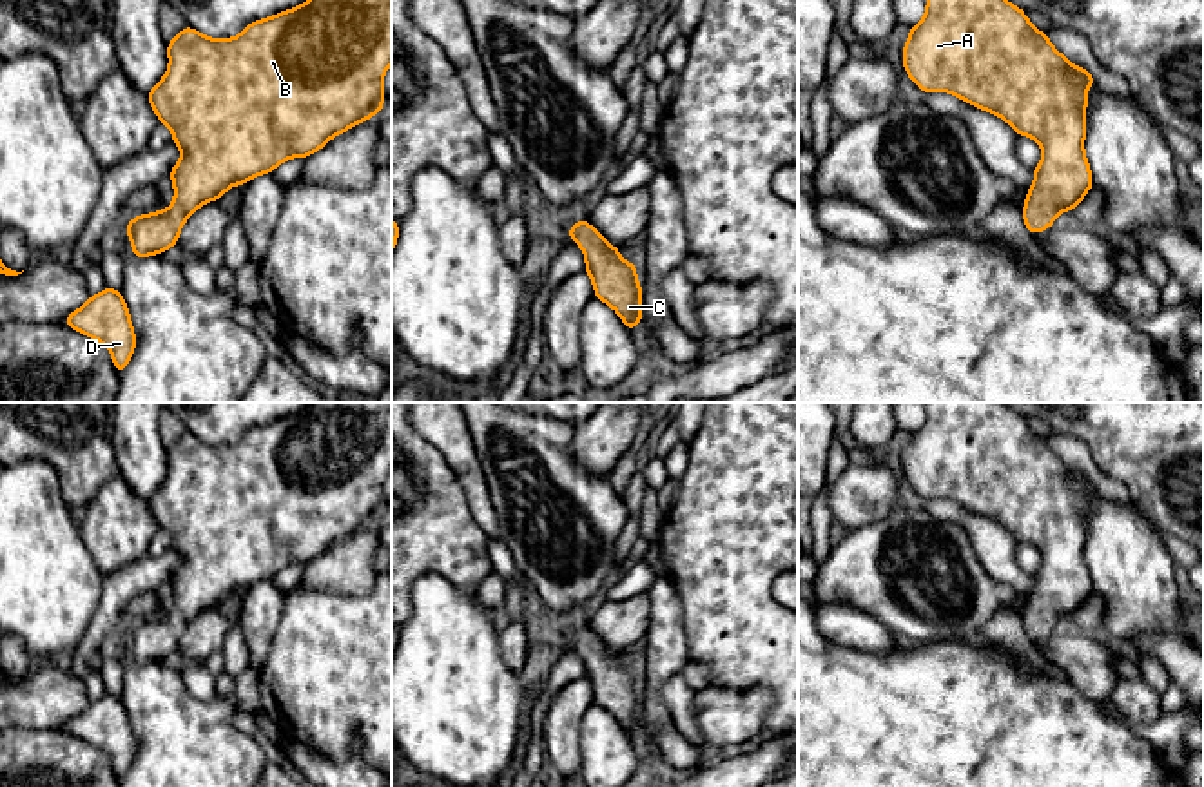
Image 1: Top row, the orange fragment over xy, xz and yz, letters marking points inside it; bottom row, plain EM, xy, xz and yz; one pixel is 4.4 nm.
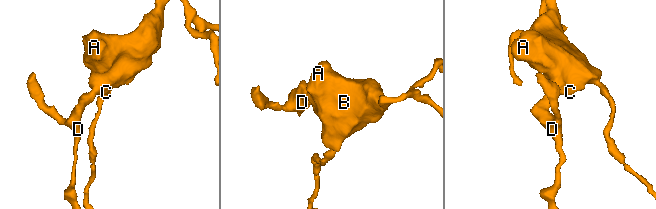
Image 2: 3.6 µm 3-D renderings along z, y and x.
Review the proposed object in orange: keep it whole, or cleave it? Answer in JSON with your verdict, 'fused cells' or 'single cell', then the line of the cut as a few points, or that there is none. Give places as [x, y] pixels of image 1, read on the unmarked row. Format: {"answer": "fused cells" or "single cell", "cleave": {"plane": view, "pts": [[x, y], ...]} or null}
{"answer": "single cell", "cleave": null}

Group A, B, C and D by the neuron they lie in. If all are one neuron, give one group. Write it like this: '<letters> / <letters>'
A B C D

